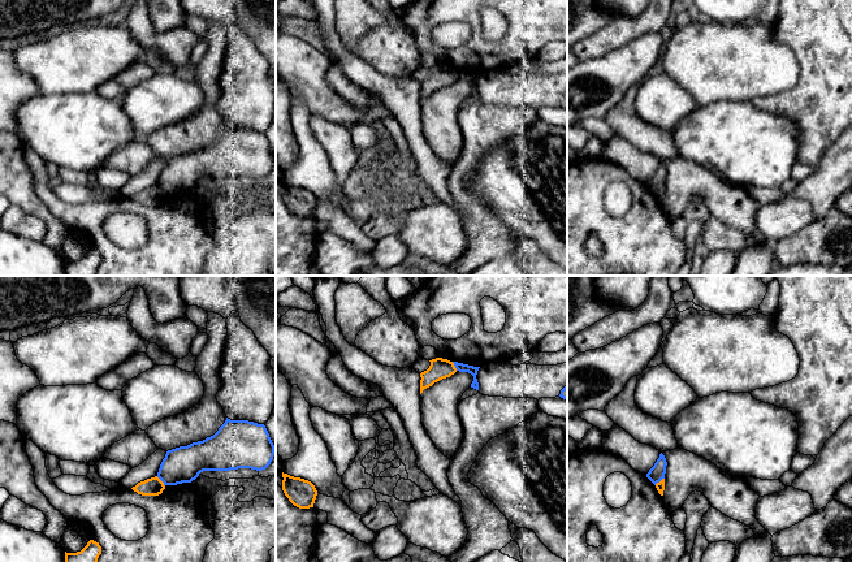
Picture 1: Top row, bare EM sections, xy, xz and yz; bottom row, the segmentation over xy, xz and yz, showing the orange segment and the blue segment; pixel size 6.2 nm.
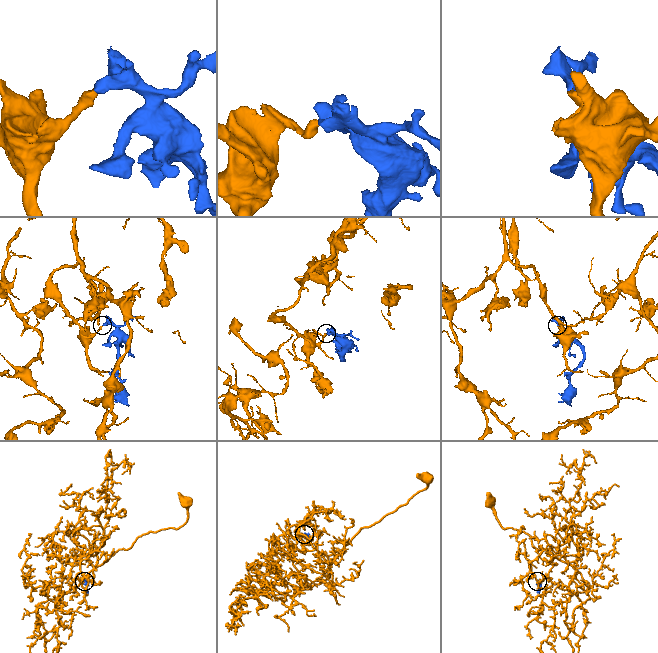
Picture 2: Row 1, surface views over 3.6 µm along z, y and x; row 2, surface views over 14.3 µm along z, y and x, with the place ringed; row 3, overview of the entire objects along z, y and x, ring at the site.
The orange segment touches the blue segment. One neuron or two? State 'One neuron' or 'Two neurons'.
Two neurons

